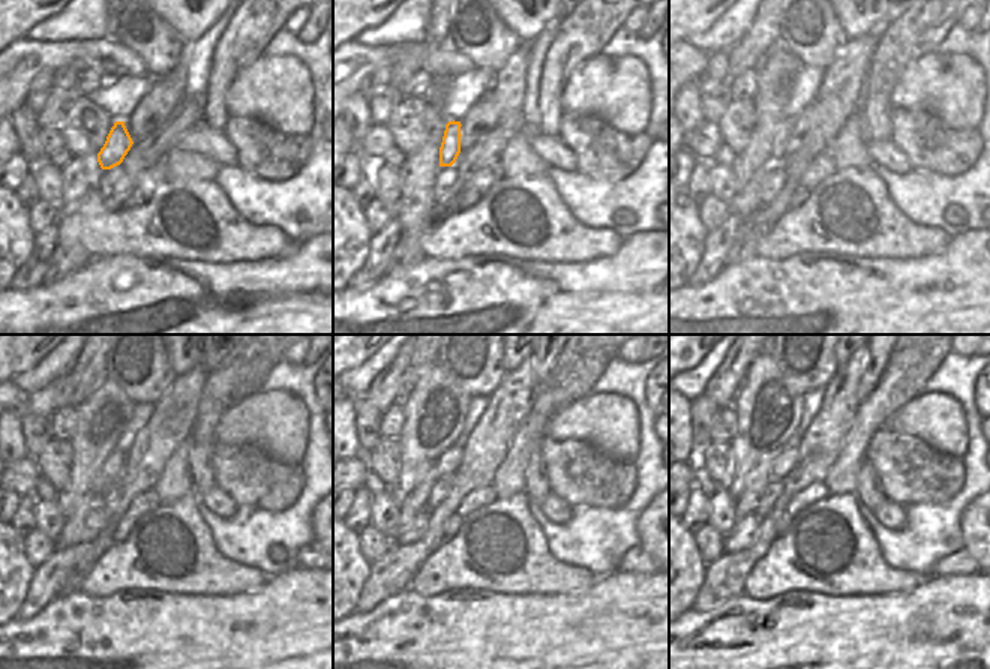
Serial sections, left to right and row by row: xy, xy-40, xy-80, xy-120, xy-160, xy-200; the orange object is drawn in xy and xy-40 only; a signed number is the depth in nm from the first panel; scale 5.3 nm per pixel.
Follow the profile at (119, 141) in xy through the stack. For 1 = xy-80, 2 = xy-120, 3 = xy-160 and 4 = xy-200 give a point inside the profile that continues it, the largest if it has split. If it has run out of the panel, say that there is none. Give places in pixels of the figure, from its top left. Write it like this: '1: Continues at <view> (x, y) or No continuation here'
1: Continues at xy-80 (785, 128)
2: Continues at xy-120 (114, 462)
3: Continues at xy-160 (449, 462)
4: Continues at xy-200 (786, 459)

